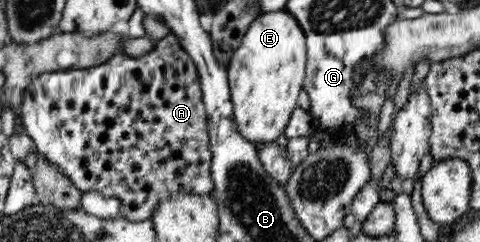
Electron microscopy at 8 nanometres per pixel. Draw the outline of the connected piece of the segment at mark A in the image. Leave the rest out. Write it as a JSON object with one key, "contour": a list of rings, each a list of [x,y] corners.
{"contour":[[[171,33],[159,39],[153,49],[132,57],[132,55],[118,53],[108,62],[100,66],[91,66],[85,69],[64,70],[54,73],[42,73],[38,79],[34,79],[24,91],[23,102],[18,110],[19,123],[22,130],[33,141],[35,150],[45,161],[59,169],[80,193],[98,191],[105,199],[110,197],[118,198],[122,203],[119,215],[128,221],[138,223],[154,217],[156,209],[163,205],[163,202],[178,195],[192,193],[198,196],[212,196],[214,191],[214,180],[212,180],[212,150],[210,150],[210,136],[208,127],[208,116],[203,102],[203,91],[201,88],[200,76],[194,61],[186,54],[183,47],[178,43],[177,37]]]}

